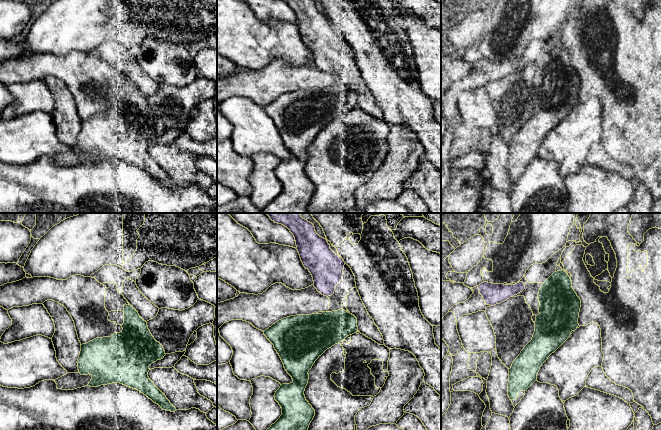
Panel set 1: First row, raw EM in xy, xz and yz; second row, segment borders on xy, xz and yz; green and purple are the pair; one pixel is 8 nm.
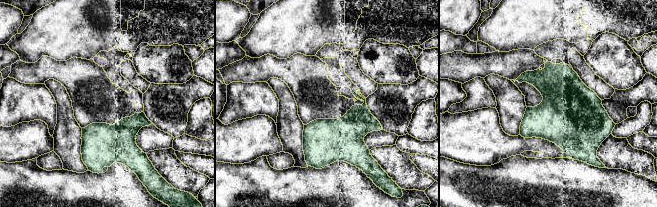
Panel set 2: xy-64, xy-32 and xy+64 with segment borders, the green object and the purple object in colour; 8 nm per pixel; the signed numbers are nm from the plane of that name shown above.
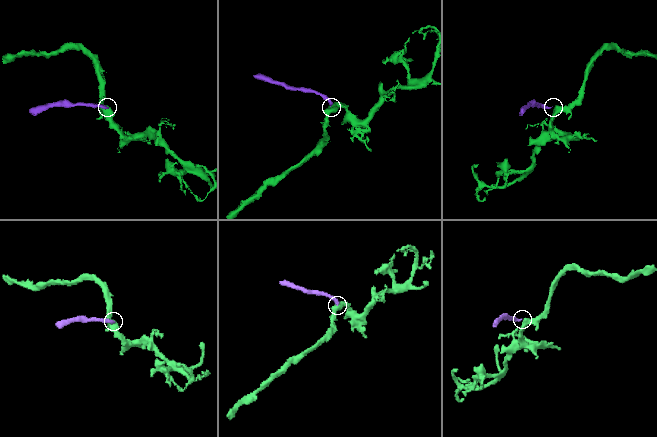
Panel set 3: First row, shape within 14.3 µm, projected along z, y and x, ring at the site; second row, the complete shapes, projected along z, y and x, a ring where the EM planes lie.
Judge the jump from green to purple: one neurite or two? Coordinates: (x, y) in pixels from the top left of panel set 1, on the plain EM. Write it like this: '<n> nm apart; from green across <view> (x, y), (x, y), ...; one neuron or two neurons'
120 nm apart; from green across yz (538, 69), (524, 64); two neurons

